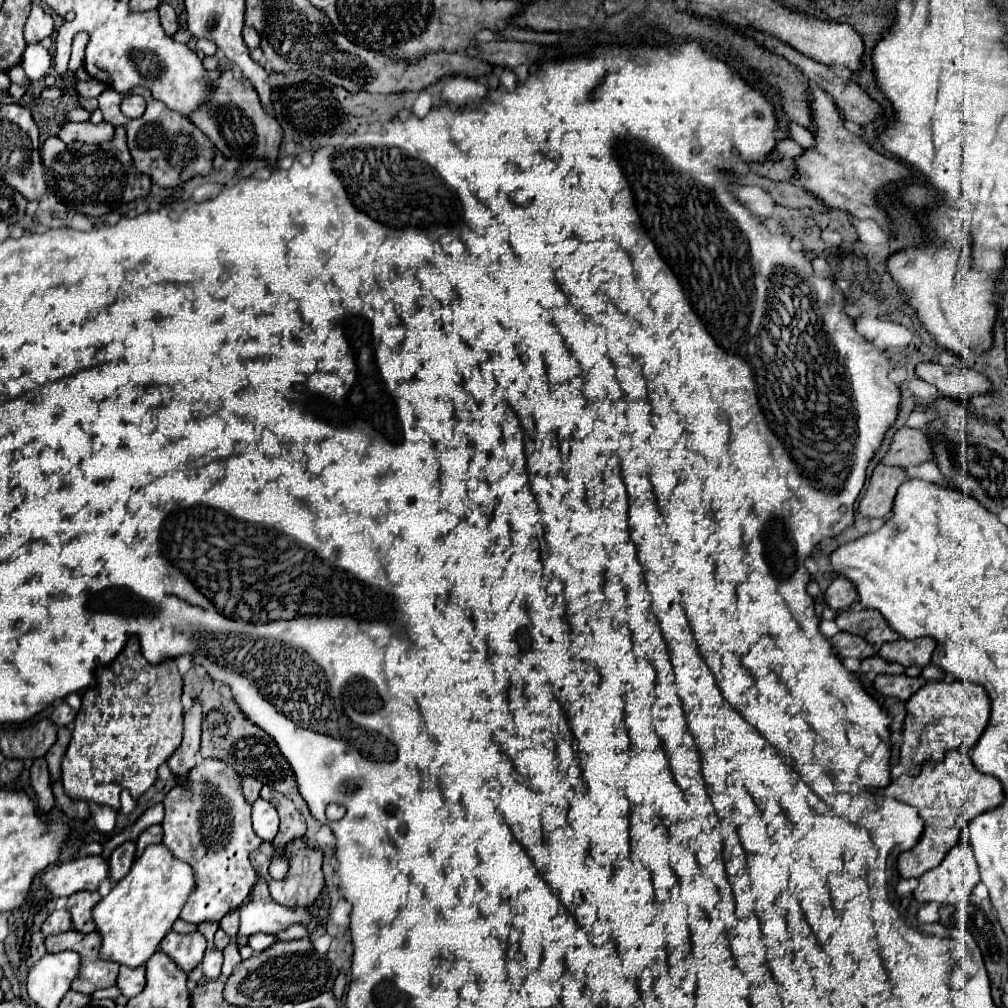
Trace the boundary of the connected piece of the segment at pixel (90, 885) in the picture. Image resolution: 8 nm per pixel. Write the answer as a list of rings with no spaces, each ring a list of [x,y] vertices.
[[[85,856],[45,870],[41,882],[53,896],[59,898],[81,890],[97,890],[103,878],[109,878],[107,862],[101,856]]]

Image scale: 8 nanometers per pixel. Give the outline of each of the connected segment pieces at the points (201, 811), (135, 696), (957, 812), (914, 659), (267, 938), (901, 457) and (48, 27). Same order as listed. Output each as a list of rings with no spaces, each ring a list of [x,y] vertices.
[[[207,758],[189,772],[185,782],[177,784],[163,800],[165,820],[161,844],[195,870],[195,890],[187,898],[179,918],[201,924],[221,920],[249,896],[251,886],[257,882],[249,852],[259,848],[263,840],[251,826],[251,806],[241,794],[241,778],[229,764]]]
[[[125,646],[123,652],[107,666],[97,672],[95,688],[83,694],[83,706],[73,722],[71,744],[61,762],[61,780],[65,794],[73,800],[95,802],[101,806],[121,808],[119,794],[123,790],[131,792],[137,800],[145,794],[157,780],[157,768],[167,762],[167,758],[179,748],[183,738],[183,706],[181,706],[181,674],[175,660],[163,664],[149,664],[135,646]]]
[[[963,750],[947,752],[941,762],[923,764],[919,776],[899,776],[887,788],[883,788],[881,794],[915,806],[925,822],[925,832],[919,844],[899,856],[897,868],[901,878],[919,878],[927,870],[939,866],[945,854],[959,842],[961,828],[967,828],[975,816],[1001,806],[1005,798],[1001,782],[995,776],[975,770],[971,758]]]
[[[899,638],[895,642],[887,642],[881,646],[879,656],[883,656],[889,662],[899,662],[905,668],[907,666],[927,666],[931,662],[931,654],[935,650],[937,642],[933,638],[915,638],[905,640]]]
[[[253,934],[253,936],[249,936],[249,940],[247,940],[247,944],[255,950],[255,952],[261,952],[261,950],[265,950],[267,946],[271,946],[273,942],[277,942],[275,940],[275,936],[271,936],[271,934]]]
[[[901,428],[901,430],[897,430],[897,434],[891,442],[889,454],[883,458],[883,464],[909,468],[909,466],[917,466],[917,464],[923,464],[929,460],[933,460],[933,450],[931,450],[929,438],[921,430]]]
[[[33,2],[25,24],[25,42],[37,44],[39,40],[51,36],[51,32],[53,32],[53,16],[43,6]]]

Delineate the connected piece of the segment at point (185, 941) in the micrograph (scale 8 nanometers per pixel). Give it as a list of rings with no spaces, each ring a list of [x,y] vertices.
[[[173,930],[159,944],[159,948],[165,954],[169,954],[183,972],[191,972],[203,960],[205,946],[207,946],[207,942],[205,942],[203,934],[199,934],[199,932],[179,934]]]

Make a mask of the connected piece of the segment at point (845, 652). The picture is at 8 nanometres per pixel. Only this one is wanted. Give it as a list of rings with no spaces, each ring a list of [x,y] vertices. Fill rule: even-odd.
[[[839,632],[837,636],[831,638],[831,642],[833,642],[833,646],[841,658],[865,660],[865,658],[871,658],[877,654],[875,648],[865,638],[859,638],[859,636],[853,636],[847,632]],[[863,650],[865,650],[865,658],[863,658]]]

